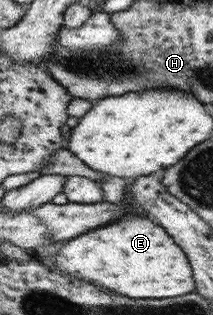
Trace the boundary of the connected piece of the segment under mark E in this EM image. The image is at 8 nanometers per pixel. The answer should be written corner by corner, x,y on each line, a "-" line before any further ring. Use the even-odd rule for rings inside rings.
127,215
119,223
69,240
59,255
47,259
47,264
54,272
81,277
130,298
167,299
196,292
192,264
189,265
189,257
183,251
163,225
143,215

